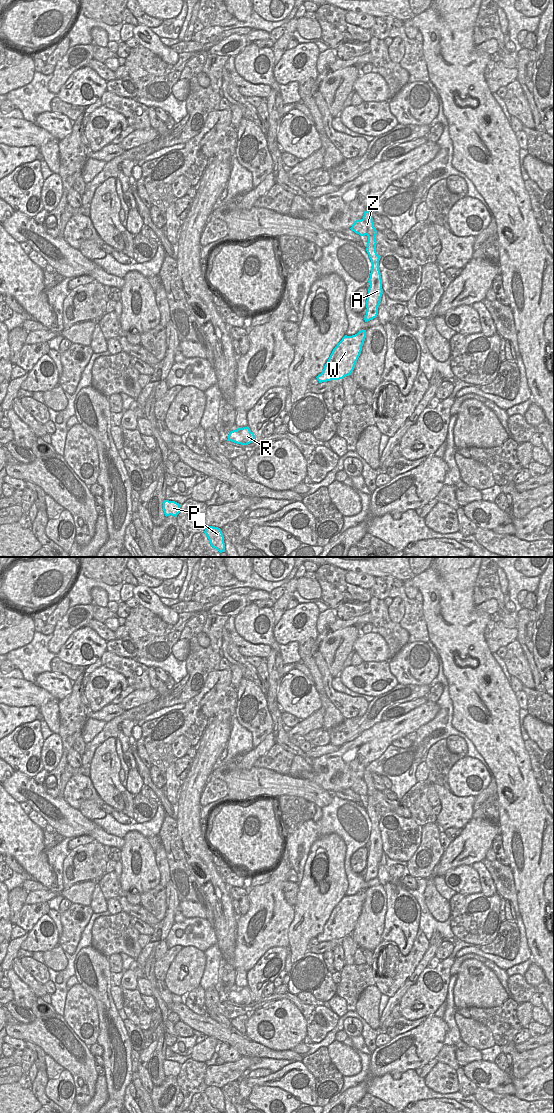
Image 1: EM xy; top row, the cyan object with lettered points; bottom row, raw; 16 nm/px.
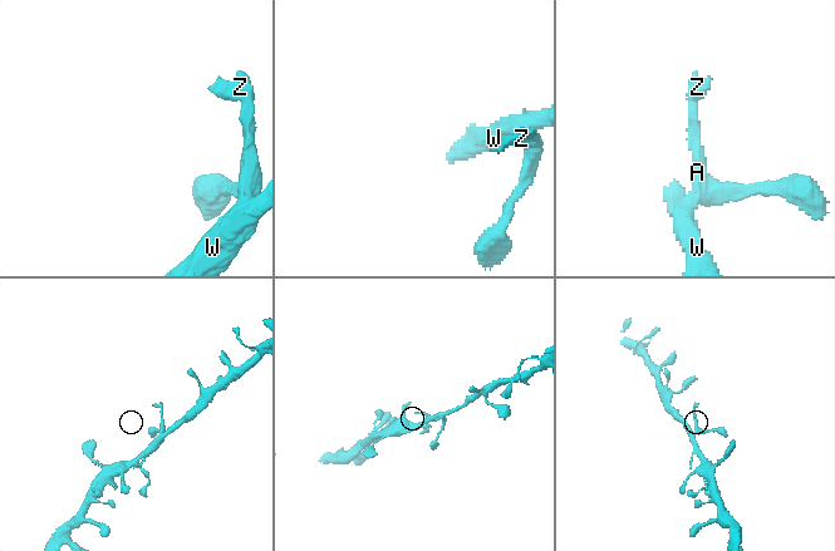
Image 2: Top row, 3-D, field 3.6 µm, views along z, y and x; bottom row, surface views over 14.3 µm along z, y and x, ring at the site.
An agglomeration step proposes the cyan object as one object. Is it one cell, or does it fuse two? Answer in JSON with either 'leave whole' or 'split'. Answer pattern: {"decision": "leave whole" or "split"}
{"decision": "leave whole"}

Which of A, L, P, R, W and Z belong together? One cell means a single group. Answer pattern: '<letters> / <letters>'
A L P R W Z

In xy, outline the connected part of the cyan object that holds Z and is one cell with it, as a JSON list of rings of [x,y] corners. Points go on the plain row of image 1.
[[[365,771],[363,778],[361,780],[356,780],[350,789],[360,796],[368,796],[366,811],[372,823],[370,838],[368,841],[370,843],[370,847],[368,849],[366,860],[367,871],[364,878],[365,882],[368,882],[377,877],[378,867],[383,854],[382,839],[379,830],[379,820],[381,816],[379,816],[376,812],[377,790],[374,787],[372,773]]]

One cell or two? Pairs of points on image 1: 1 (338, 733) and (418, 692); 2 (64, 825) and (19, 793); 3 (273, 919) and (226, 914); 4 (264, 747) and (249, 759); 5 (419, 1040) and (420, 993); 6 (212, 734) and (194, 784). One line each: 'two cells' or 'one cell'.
1: one cell
2: one cell
3: two cells
4: one cell
5: two cells
6: one cell

